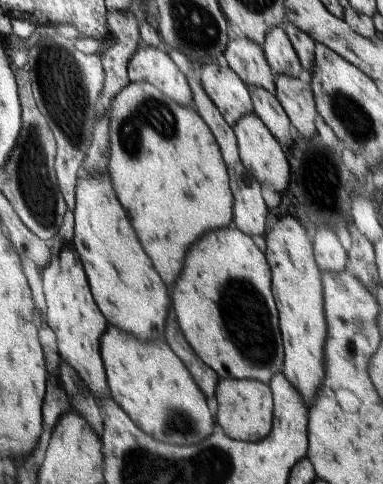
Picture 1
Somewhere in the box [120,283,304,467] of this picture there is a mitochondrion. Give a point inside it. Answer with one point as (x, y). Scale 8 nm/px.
(182, 425)

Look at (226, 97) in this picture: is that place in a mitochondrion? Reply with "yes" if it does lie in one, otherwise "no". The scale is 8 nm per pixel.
no

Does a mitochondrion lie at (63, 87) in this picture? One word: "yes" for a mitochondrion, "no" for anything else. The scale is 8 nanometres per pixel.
yes

